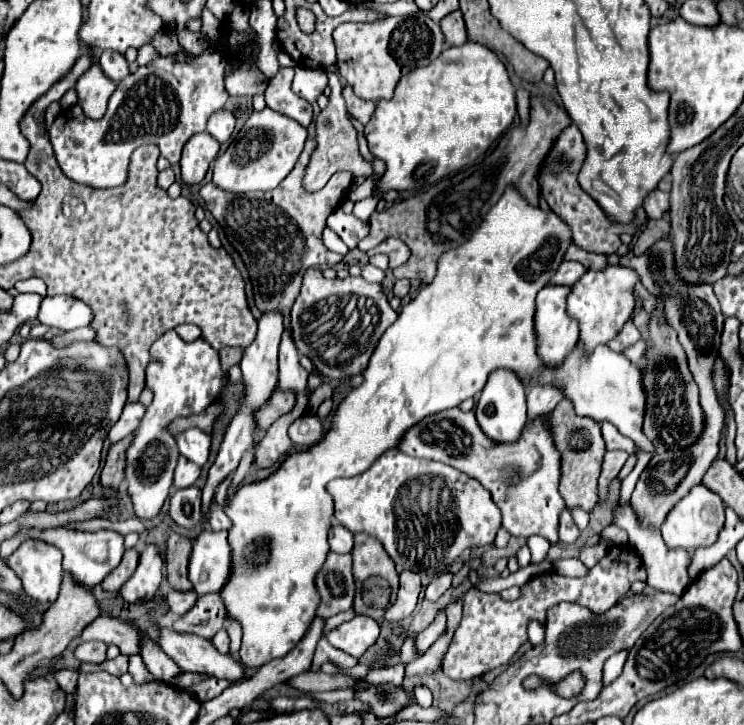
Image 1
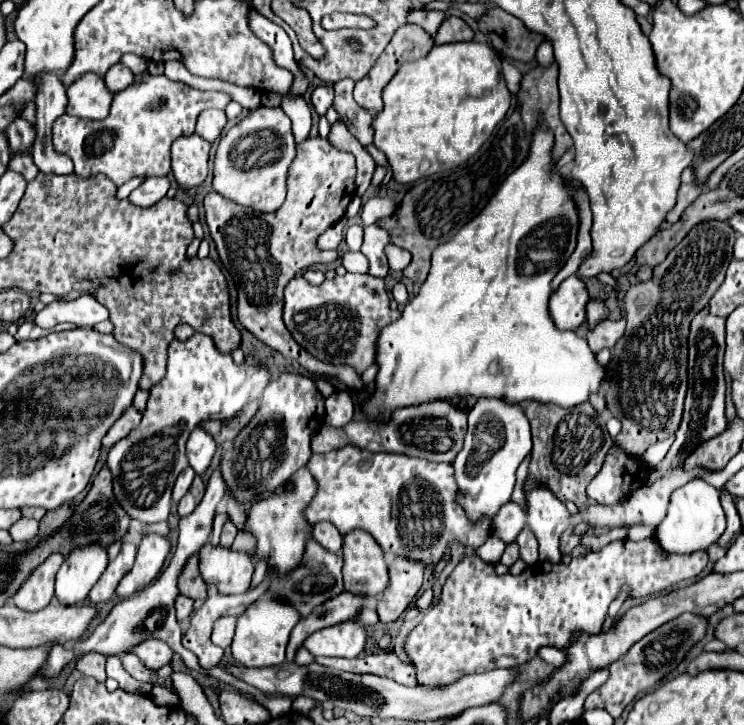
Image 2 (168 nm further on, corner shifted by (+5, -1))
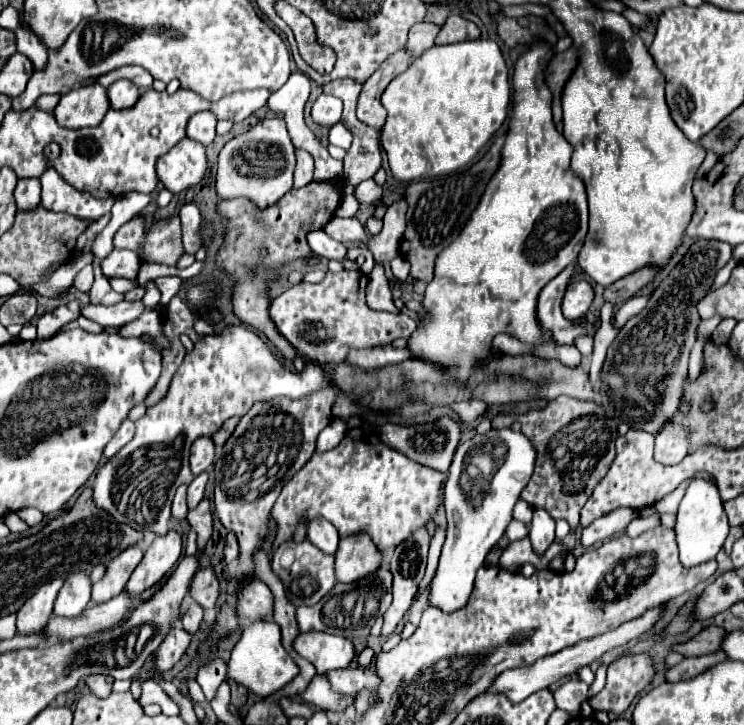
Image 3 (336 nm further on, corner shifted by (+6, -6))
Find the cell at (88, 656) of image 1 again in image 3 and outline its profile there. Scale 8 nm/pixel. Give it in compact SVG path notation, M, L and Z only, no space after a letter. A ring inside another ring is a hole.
M89 674L85 678L85 684L89 686L89 690L95 694L95 696L109 696L111 694L111 686L113 686L113 678L107 676L107 674Z

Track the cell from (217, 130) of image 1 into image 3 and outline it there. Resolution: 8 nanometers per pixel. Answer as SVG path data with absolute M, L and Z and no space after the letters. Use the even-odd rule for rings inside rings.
M199 112L191 116L191 122L187 124L187 136L201 142L203 146L209 146L215 140L215 126L217 118L213 112Z

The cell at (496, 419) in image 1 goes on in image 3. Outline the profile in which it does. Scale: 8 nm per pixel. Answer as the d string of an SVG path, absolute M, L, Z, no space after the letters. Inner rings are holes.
M491 428L487 434L475 434L459 444L445 484L447 538L431 584L429 606L451 612L467 602L477 568L483 566L487 552L501 540L507 522L511 522L513 506L531 480L535 458L535 446L525 434L513 428Z

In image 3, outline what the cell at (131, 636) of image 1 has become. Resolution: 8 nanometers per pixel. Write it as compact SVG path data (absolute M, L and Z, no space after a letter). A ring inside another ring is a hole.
M175 624L175 628L171 630L171 634L169 634L169 636L163 640L163 644L153 652L153 654L155 654L155 656L153 656L153 658L155 658L155 660L153 660L155 668L161 670L161 672L171 670L171 668L179 662L179 658L183 656L183 652L187 650L189 642L191 642L191 634L185 632L185 630L181 628L181 624Z

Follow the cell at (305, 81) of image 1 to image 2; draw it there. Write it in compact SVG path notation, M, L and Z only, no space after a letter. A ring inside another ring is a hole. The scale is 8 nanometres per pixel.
M320 85L314 89L312 93L312 105L316 109L318 115L326 115L326 111L332 107L334 101L334 93L332 93L332 85Z

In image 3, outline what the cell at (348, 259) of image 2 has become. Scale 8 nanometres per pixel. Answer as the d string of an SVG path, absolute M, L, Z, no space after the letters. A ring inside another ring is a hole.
M315 230L309 234L309 246L313 250L313 254L327 258L327 260L339 260L343 264L345 270L359 270L357 260L347 258L347 248L341 242L335 242L333 238L329 238L323 230Z

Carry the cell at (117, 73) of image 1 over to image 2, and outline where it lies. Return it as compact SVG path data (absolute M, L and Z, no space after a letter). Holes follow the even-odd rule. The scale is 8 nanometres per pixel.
M118 63L104 75L104 81L106 81L106 87L110 93L120 93L120 91L128 89L128 85L134 83L134 75L128 67Z

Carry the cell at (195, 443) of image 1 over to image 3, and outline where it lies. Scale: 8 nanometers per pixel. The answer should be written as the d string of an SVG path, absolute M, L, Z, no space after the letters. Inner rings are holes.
M203 436L203 438L197 438L191 446L191 458L189 458L189 464L191 464L191 472L195 476L199 476L201 472L205 472L211 464L213 464L213 456L215 456L215 446L213 446L213 440Z

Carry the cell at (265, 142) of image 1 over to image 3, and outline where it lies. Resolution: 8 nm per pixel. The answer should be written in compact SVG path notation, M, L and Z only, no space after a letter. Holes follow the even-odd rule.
M283 118L257 122L247 132L229 140L219 152L217 194L219 198L247 198L261 210L273 206L293 188L295 146L289 138Z

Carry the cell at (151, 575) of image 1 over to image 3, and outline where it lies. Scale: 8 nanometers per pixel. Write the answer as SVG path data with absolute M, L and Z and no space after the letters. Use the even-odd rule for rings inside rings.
M171 530L165 536L155 536L155 540L149 546L149 550L145 552L143 560L131 574L125 590L129 594L139 596L145 590L149 590L151 586L155 586L165 574L169 574L173 570L173 566L181 558L181 550L183 550L181 534Z

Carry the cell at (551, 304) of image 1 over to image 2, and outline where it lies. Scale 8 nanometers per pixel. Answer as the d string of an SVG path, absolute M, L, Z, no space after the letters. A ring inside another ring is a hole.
M572 275L550 297L548 309L558 329L576 329L586 321L586 303L590 295L586 283Z

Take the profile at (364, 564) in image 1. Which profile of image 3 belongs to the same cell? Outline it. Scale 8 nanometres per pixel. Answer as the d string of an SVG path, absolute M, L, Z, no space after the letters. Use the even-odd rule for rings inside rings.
M353 534L341 538L335 554L335 576L339 582L351 584L379 570L383 554L367 534Z

